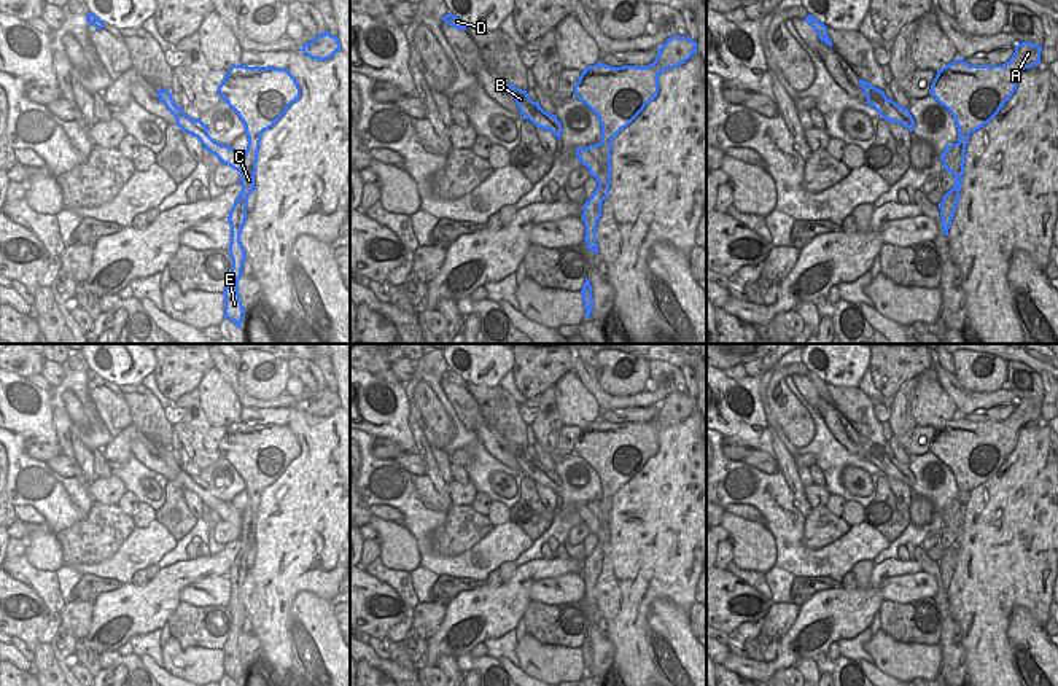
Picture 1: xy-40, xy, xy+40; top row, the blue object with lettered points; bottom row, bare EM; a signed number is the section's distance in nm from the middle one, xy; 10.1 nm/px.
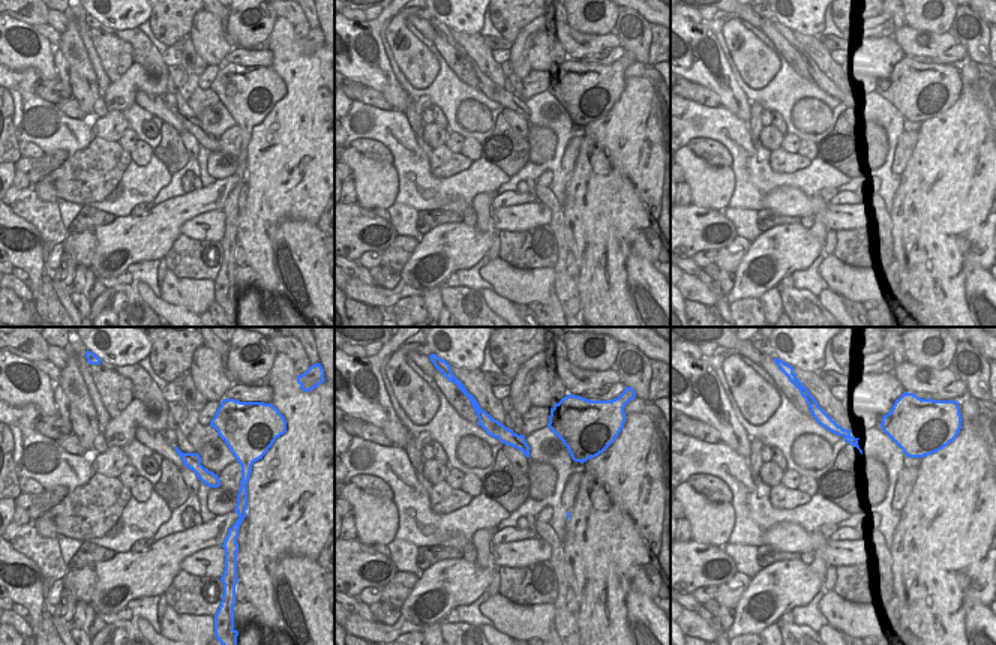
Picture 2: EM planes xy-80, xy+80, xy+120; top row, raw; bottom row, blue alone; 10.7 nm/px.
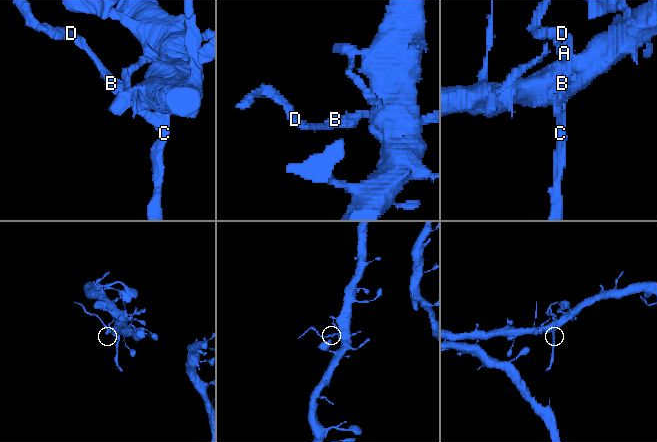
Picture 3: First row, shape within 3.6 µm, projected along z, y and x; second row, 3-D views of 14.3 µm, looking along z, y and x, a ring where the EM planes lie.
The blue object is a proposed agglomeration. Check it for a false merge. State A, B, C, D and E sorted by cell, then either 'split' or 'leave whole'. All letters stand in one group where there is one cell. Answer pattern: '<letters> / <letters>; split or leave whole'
A / B C D E; split

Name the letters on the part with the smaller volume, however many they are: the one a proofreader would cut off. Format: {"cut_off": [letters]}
{"cut_off": ["B", "C", "D", "E"]}

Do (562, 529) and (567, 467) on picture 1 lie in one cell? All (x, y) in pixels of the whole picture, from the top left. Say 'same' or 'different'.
same

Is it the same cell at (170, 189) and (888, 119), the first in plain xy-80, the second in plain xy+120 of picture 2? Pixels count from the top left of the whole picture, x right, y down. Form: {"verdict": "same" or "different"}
{"verdict": "same"}

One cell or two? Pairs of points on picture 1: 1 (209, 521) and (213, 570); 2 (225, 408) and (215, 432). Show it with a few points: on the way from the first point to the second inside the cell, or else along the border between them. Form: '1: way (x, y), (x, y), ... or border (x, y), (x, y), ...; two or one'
1: border (226, 545), (210, 556); two
2: border (212, 424), (226, 427); two

